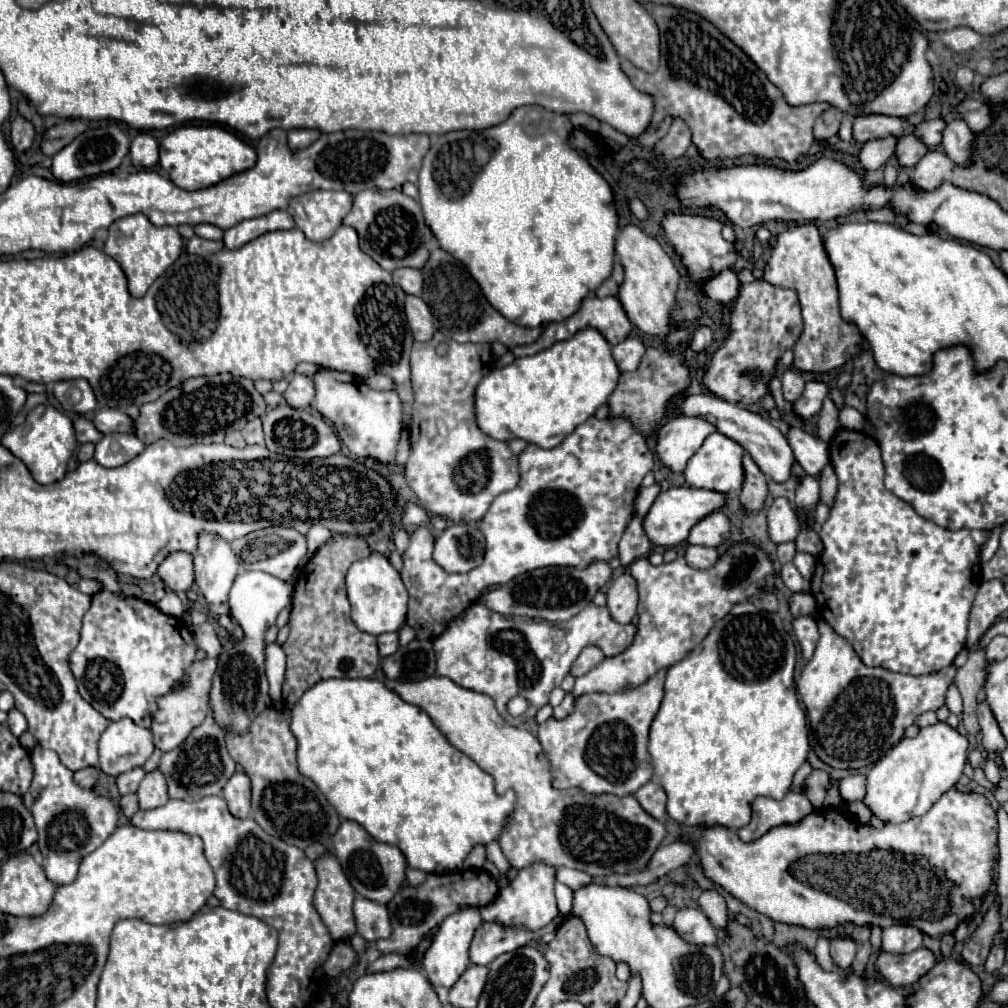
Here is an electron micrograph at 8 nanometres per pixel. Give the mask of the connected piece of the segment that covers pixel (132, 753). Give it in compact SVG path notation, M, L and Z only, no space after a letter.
M120 719L108 725L100 737L100 769L106 775L120 775L142 767L154 751L152 733L138 727L132 719Z

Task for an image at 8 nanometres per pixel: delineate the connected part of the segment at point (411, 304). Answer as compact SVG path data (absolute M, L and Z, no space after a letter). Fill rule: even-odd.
M408 295L406 303L404 303L404 313L406 313L406 321L410 325L414 339L430 341L432 333L434 333L434 325L432 325L432 313L430 313L428 305L420 297Z

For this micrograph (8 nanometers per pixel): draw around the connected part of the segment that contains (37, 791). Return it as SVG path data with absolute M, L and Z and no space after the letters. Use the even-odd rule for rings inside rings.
M34 747L30 753L34 765L34 781L24 795L24 805L32 811L38 827L38 847L44 859L44 873L54 885L70 885L78 875L82 857L100 847L116 829L118 811L112 801L98 795L94 789L82 789L72 781L72 771L66 769L54 751Z

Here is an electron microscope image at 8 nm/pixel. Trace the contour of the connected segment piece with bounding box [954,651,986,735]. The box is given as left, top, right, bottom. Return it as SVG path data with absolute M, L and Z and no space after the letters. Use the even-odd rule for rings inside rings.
M972 651L968 653L968 661L958 669L956 673L956 687L962 693L964 699L964 727L968 731L968 735L978 735L980 733L980 725L976 719L976 695L982 689L986 681L986 659L984 659L984 651Z

